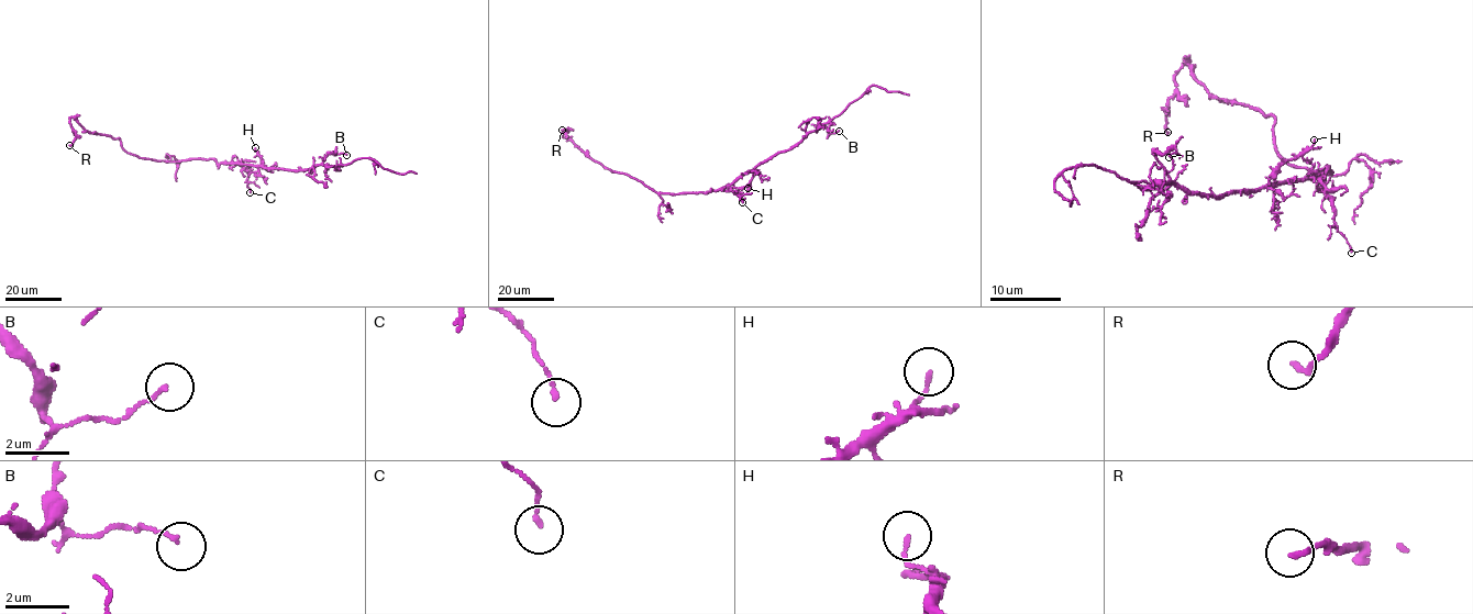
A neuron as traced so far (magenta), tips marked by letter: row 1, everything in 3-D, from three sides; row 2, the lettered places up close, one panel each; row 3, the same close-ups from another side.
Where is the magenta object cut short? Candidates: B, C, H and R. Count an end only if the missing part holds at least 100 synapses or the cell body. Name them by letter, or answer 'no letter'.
no letter

